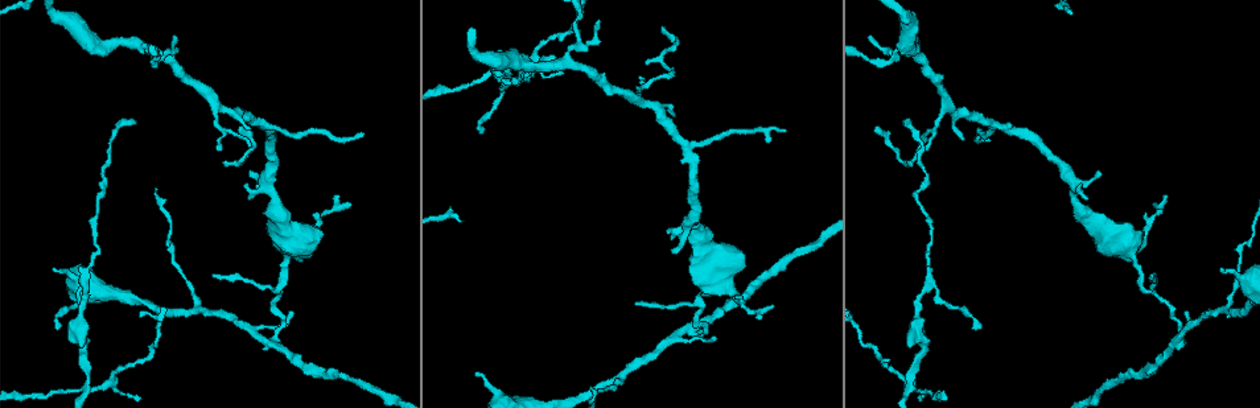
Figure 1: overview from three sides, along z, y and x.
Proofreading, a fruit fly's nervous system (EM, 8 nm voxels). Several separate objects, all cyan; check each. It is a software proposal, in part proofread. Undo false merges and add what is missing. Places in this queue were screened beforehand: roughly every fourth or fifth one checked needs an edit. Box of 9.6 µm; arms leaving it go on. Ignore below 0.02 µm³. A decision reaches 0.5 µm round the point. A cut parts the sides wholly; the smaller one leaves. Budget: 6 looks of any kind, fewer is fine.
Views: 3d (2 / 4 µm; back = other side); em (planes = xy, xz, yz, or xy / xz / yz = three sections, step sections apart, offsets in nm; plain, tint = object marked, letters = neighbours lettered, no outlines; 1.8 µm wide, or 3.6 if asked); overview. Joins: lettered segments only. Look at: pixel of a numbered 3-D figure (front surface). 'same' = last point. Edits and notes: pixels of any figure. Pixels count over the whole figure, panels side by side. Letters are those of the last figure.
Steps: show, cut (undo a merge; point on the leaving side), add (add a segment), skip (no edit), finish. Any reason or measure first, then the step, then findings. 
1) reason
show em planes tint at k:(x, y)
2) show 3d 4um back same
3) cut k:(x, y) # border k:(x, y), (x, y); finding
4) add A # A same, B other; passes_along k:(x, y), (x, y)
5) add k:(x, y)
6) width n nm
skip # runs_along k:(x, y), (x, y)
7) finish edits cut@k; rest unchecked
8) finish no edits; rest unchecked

branch point
show 3d 4um back at 1:(1181, 346)

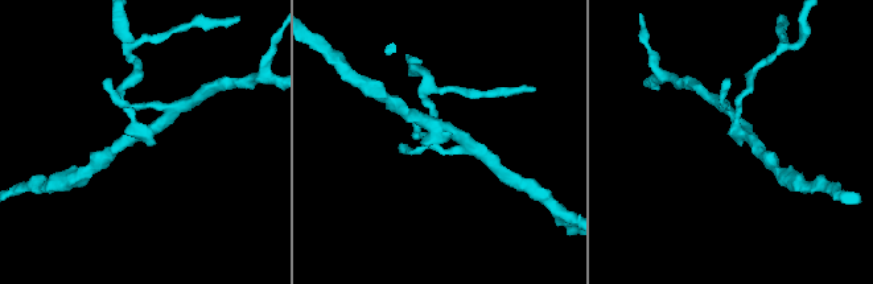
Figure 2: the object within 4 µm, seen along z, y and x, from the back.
arms 3; now the EM
show em planes letters at 2:(439, 132)

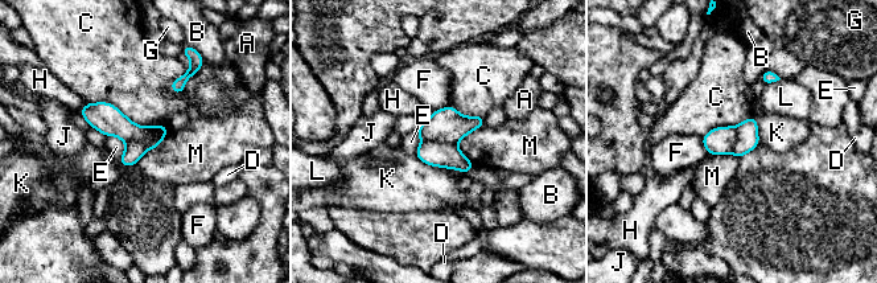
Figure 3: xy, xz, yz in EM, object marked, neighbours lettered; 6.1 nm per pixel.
longest_contact C 500 nm
cut 3:(447, 124) # A other, B other, C other, D other, E other, F other, G other, H other, J other, K other, L other, M other; border 3:(421, 142), (448, 142), (455, 144); two neurons meet here

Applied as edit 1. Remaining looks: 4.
looks like a crossing
show 3d 4um at 1:(911, 385)

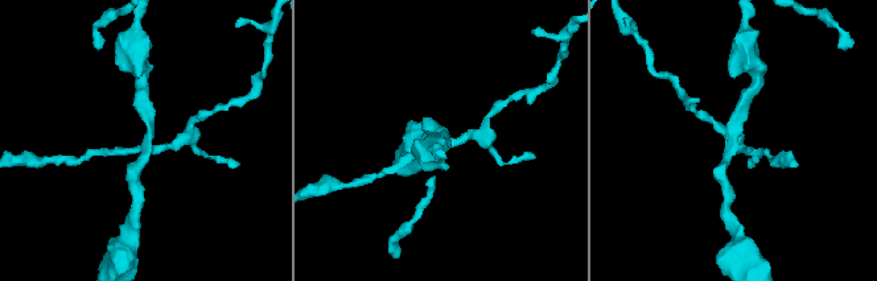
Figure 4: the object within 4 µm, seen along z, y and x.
now the EM
show em xy step 16 tint at 4:(735, 138)

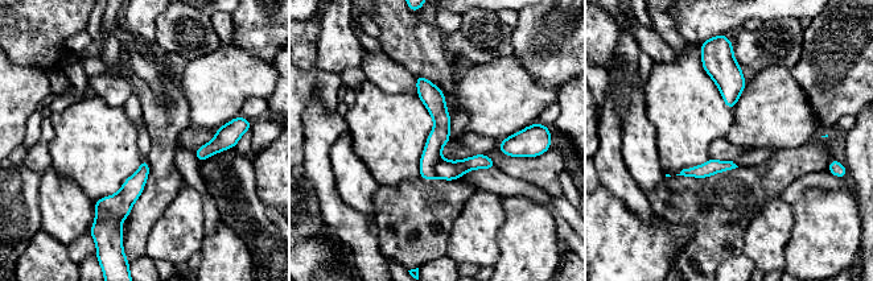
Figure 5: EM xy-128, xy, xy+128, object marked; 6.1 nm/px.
cut it another way
show em planes letters same

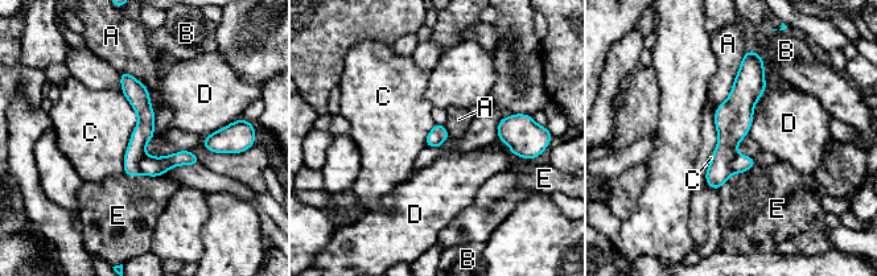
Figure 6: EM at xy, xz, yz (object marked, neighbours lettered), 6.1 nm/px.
cut 6:(152, 167) # A other, B other, C other, D other, E other; part_leaving 6:(196, 161), (172, 160), (143, 168); two neurons meet here

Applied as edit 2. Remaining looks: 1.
finish edits cut@3, cut@6; rest unchecked

